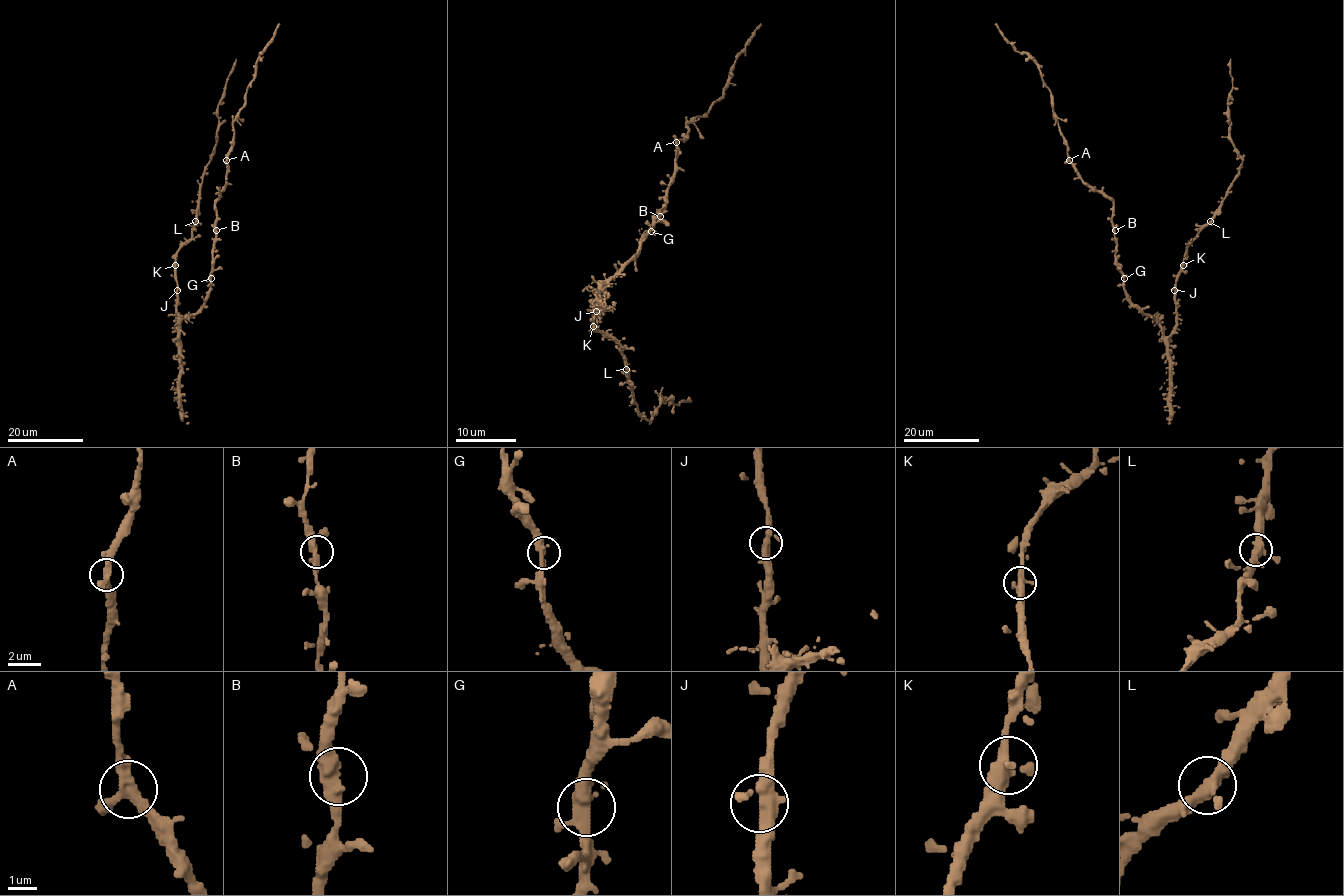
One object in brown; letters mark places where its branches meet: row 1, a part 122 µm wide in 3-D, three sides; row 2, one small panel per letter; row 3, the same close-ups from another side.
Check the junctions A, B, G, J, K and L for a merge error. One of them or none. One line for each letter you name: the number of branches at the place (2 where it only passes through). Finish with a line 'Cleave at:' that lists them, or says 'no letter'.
Cleave at: no letter

